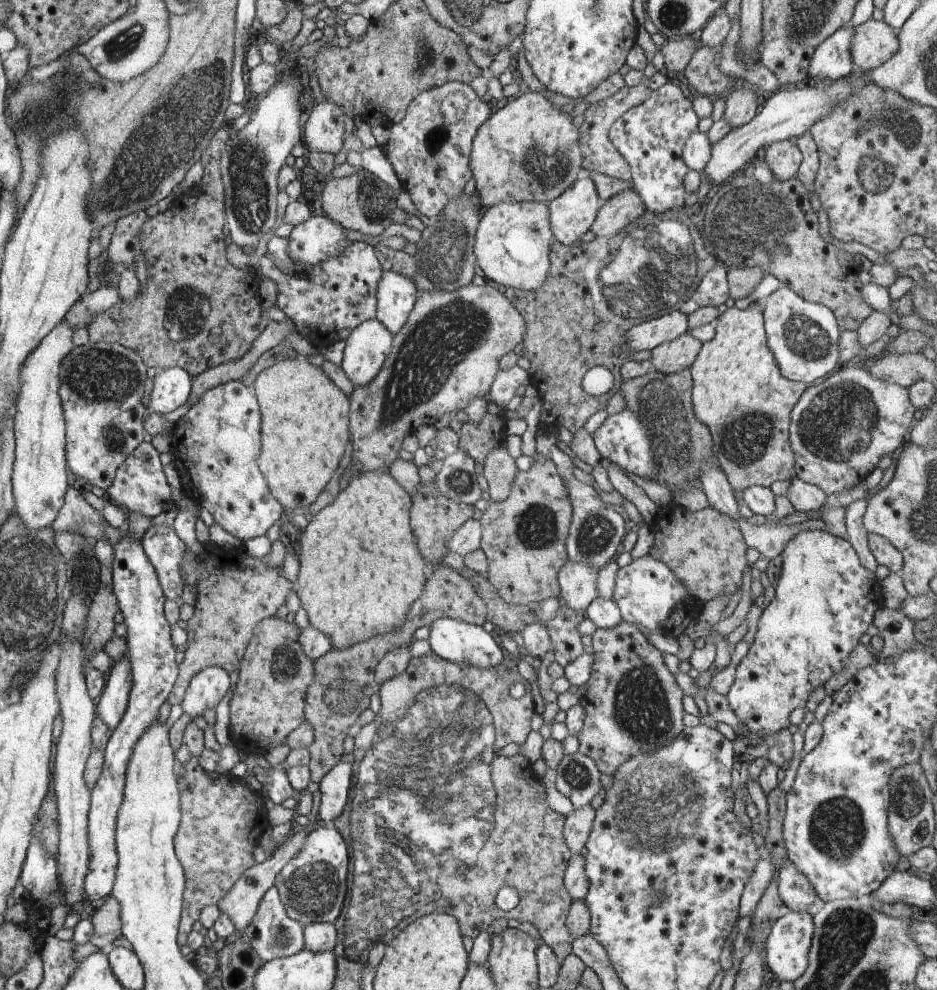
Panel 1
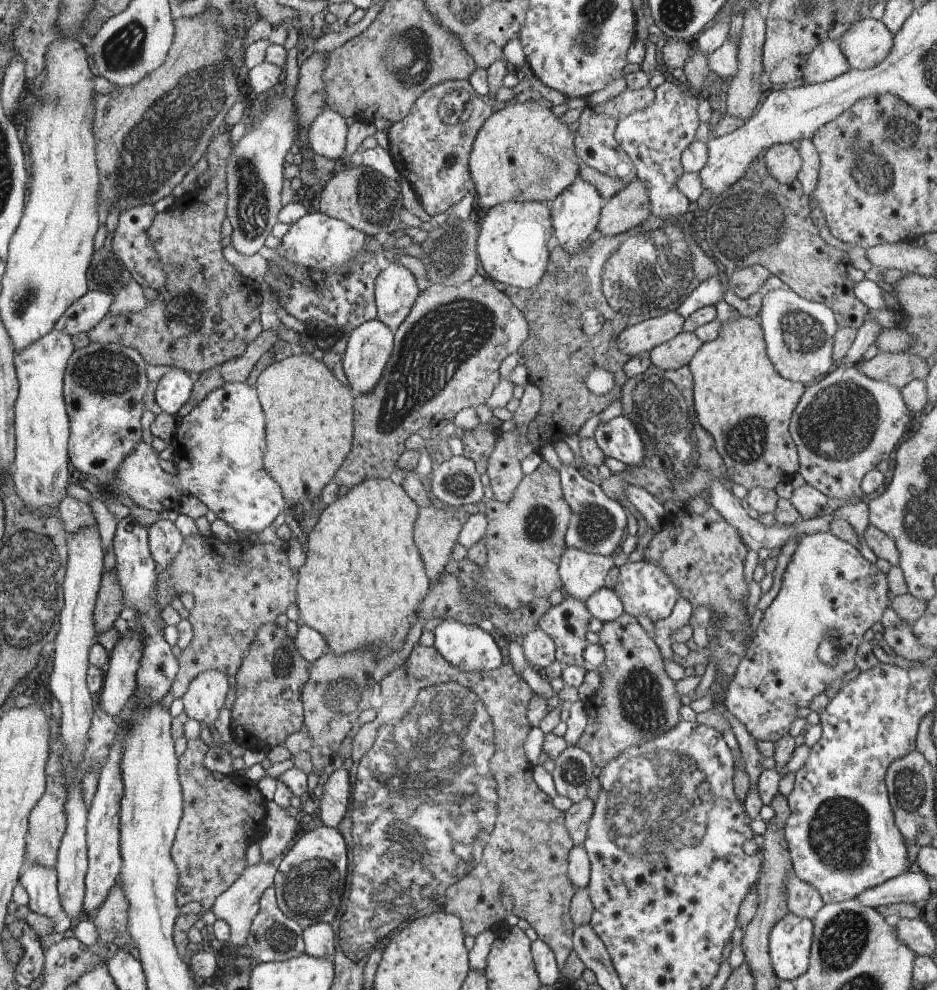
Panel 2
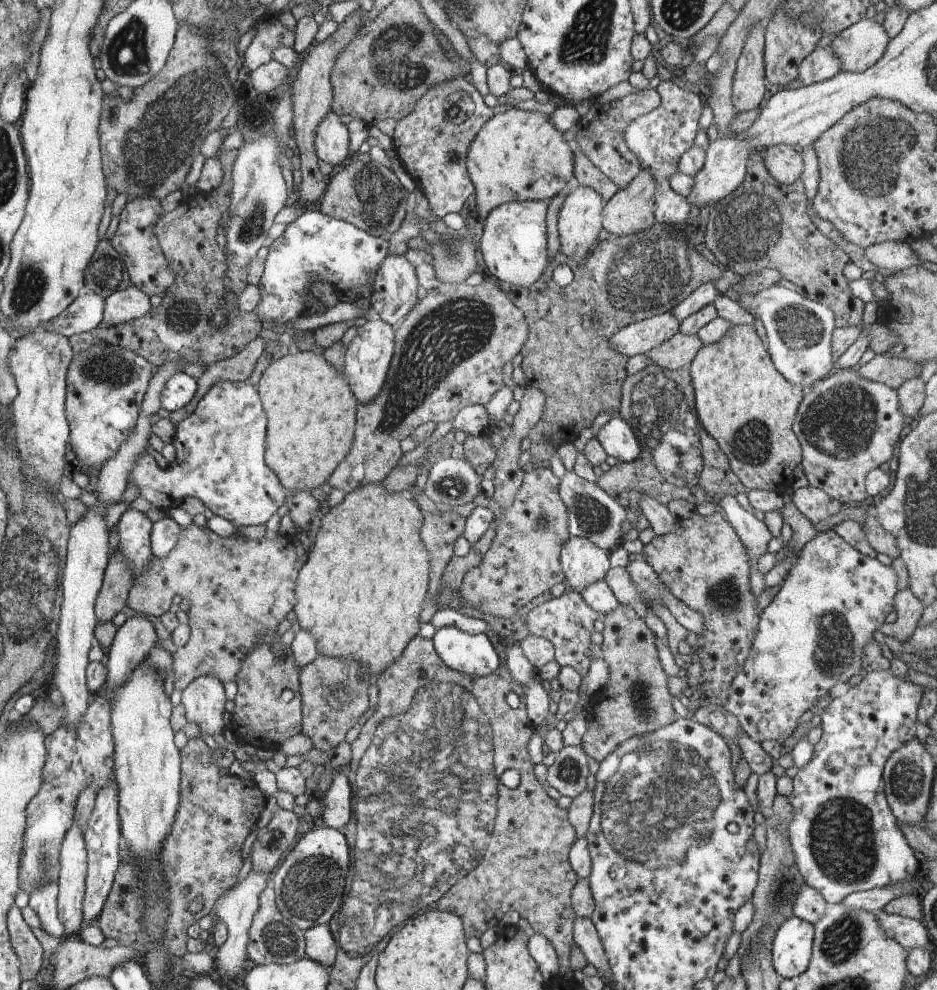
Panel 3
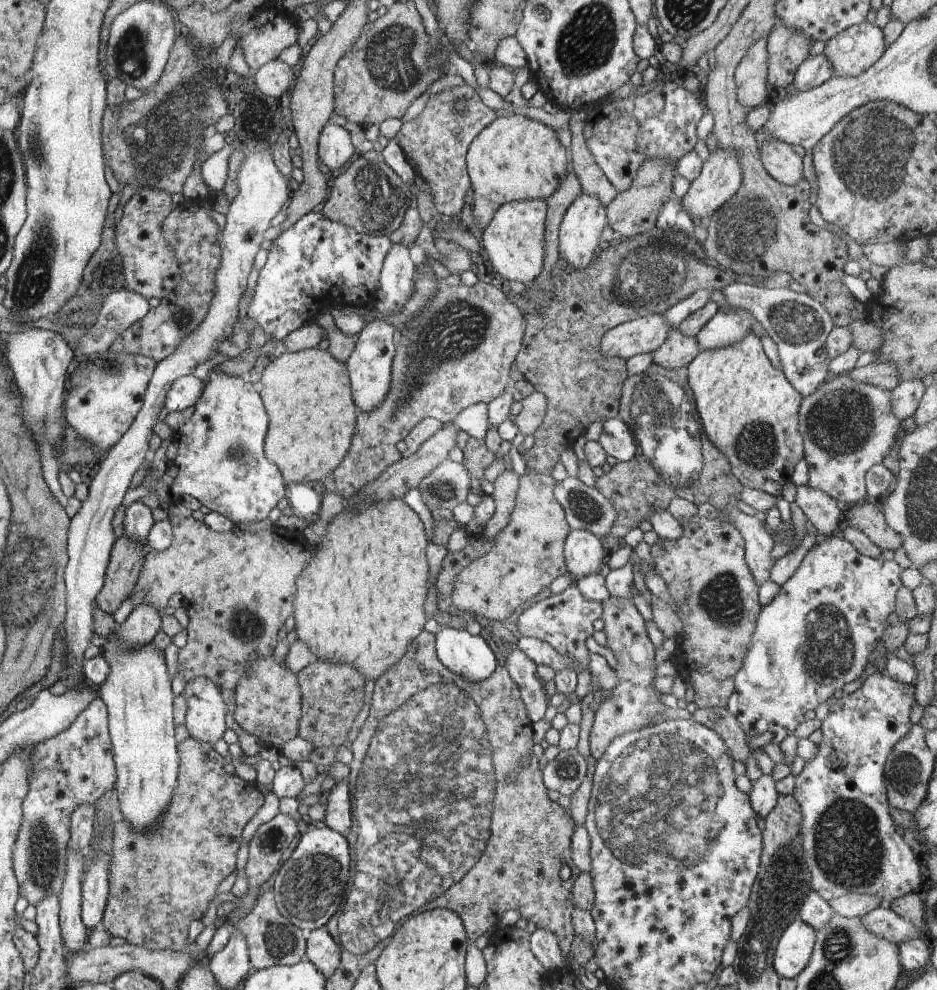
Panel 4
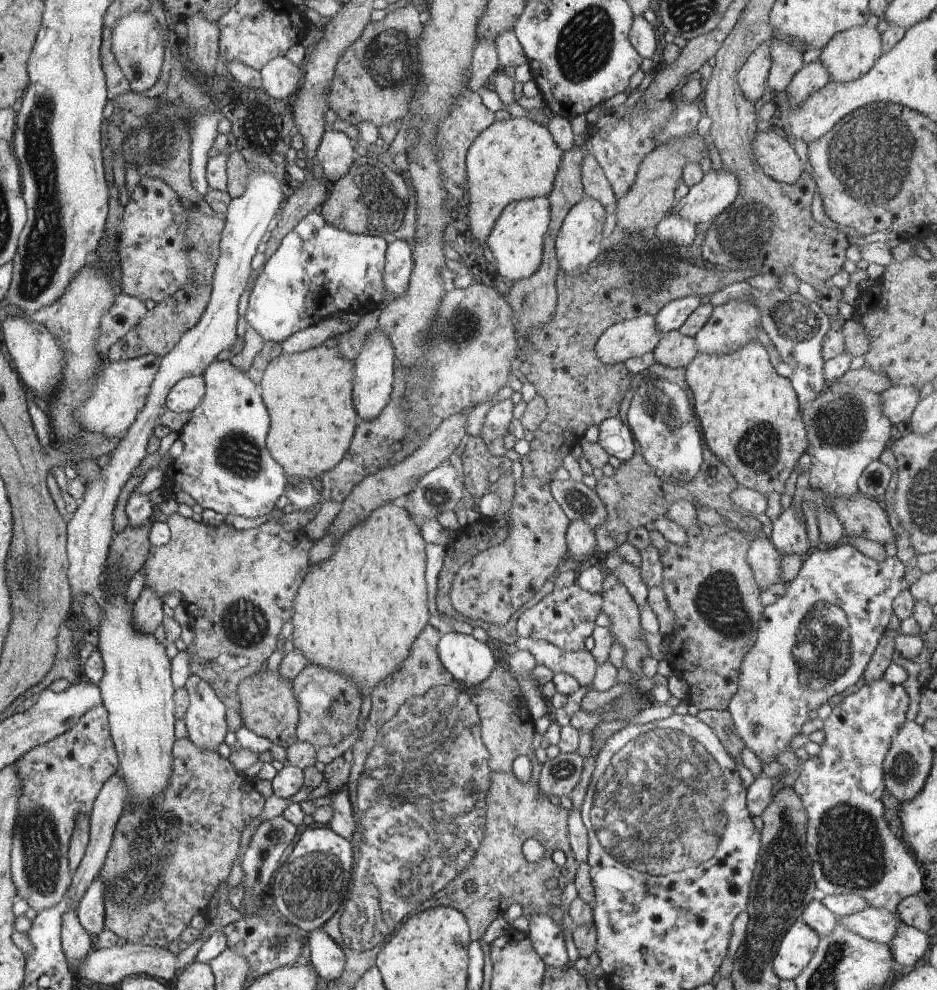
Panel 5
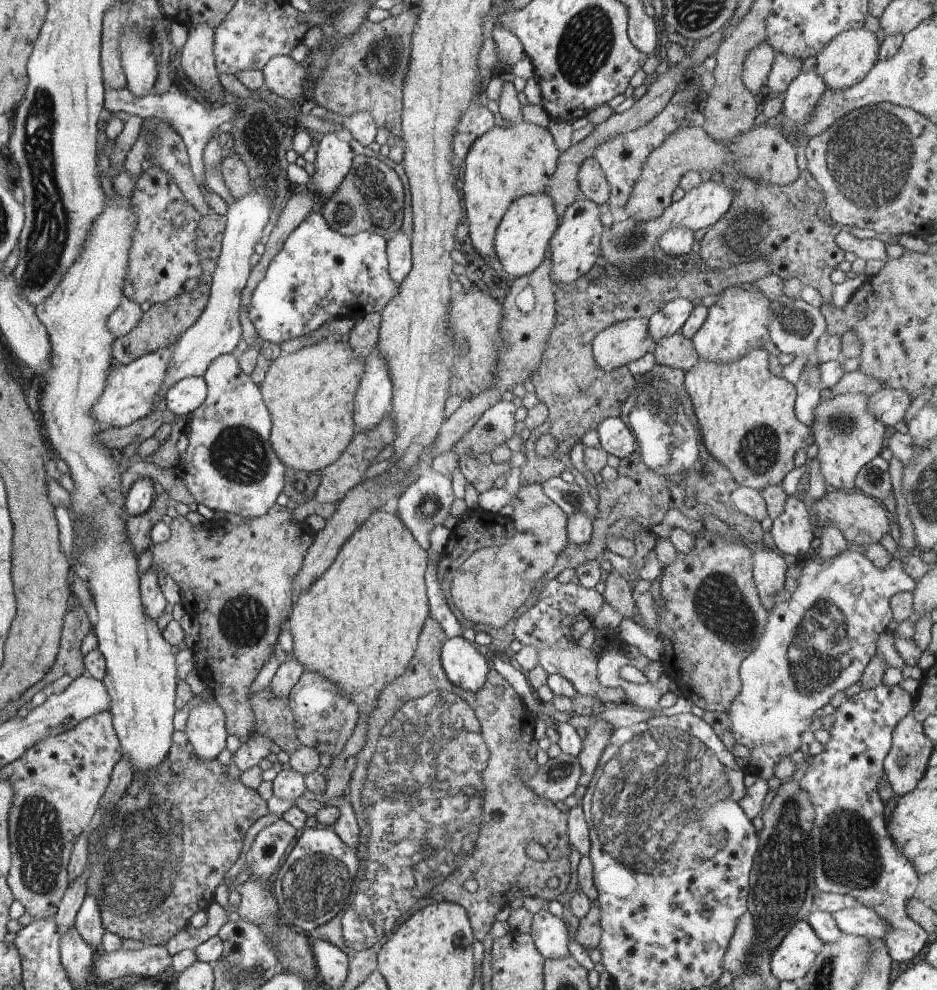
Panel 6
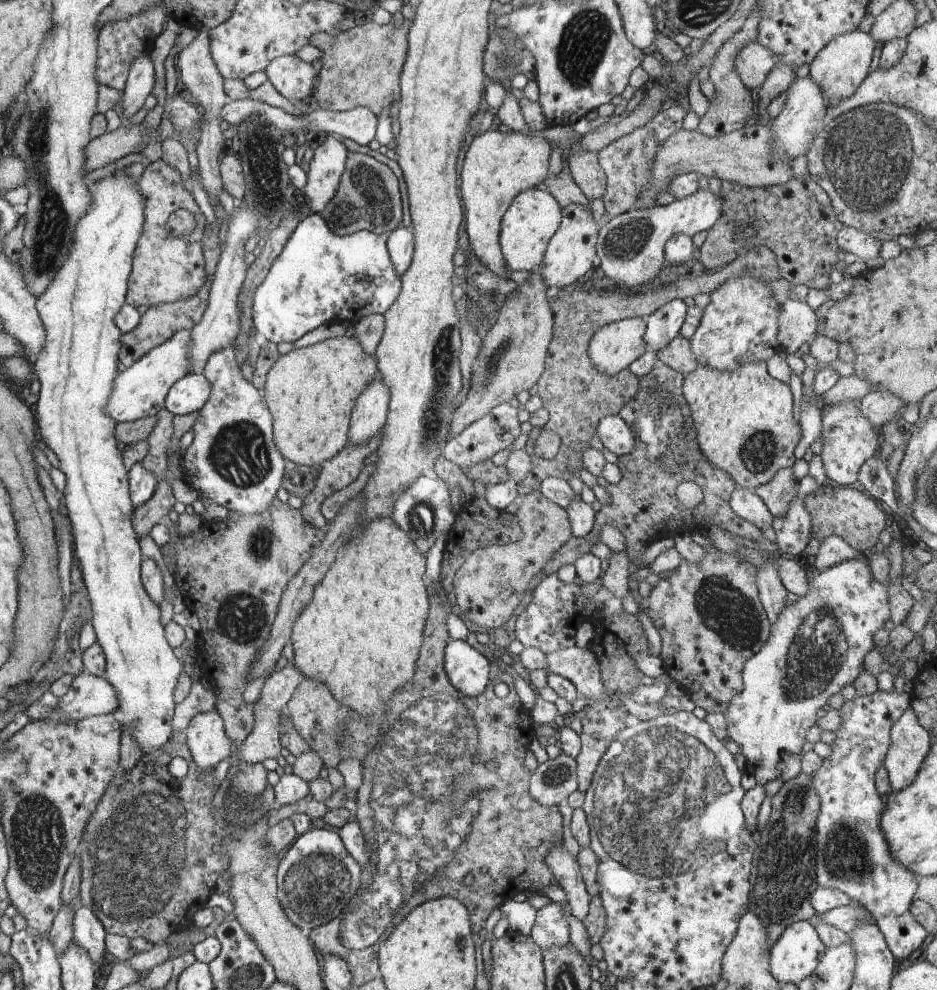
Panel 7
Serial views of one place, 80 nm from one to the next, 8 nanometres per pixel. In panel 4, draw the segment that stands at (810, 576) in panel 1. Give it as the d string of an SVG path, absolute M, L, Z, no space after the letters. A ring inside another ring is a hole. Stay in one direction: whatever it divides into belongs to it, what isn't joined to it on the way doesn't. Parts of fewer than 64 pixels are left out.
M841 533L826 538L819 537L817 539L816 544L802 559L795 575L781 586L779 593L769 605L762 607L751 640L751 647L745 654L740 670L736 673L735 689L729 696L729 701L727 702L728 710L736 716L740 728L742 728L742 732L745 734L747 745L752 751L764 752L766 744L779 745L784 738L788 738L790 734L795 734L797 728L806 722L804 719L806 712L812 712L812 710L816 710L820 704L824 704L828 698L832 697L834 690L837 688L849 689L854 687L866 676L865 669L868 668L870 664L868 658L870 658L872 651L878 648L877 642L888 625L889 616L895 612L897 592L903 585L900 580L902 570L903 568L894 559L877 559L860 554L854 548L854 545L848 542Z

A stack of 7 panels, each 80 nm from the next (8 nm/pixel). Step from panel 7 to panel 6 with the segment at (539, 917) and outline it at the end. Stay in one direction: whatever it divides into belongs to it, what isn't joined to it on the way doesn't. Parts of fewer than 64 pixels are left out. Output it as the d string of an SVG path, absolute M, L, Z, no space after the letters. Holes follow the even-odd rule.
M548 909L533 914L529 932L536 948L545 959L562 958L568 951L569 932L562 917L555 916Z

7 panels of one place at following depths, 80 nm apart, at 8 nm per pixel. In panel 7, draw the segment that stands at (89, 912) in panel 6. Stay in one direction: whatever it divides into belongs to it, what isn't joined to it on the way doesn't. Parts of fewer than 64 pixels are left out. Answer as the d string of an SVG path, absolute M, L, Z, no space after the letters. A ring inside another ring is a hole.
M79 906L73 916L73 942L86 951L90 960L97 966L102 966L104 954L104 932L103 924L93 910L88 907Z

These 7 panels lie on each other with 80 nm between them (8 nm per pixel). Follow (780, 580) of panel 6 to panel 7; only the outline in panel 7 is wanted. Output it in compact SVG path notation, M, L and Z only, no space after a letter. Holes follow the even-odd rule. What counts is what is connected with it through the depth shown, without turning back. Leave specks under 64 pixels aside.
M768 559L766 561L765 566L757 571L757 585L759 597L770 624L775 625L782 609L787 604L788 592L780 582L775 566Z

